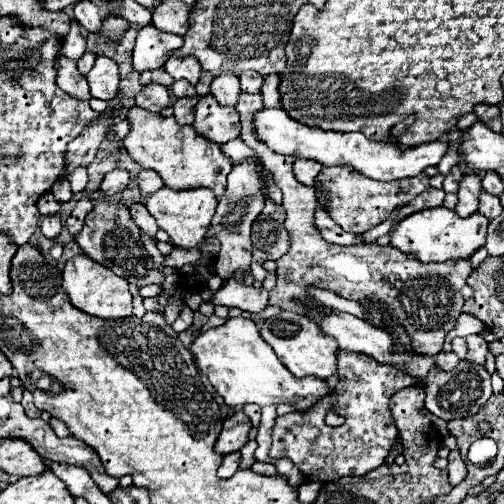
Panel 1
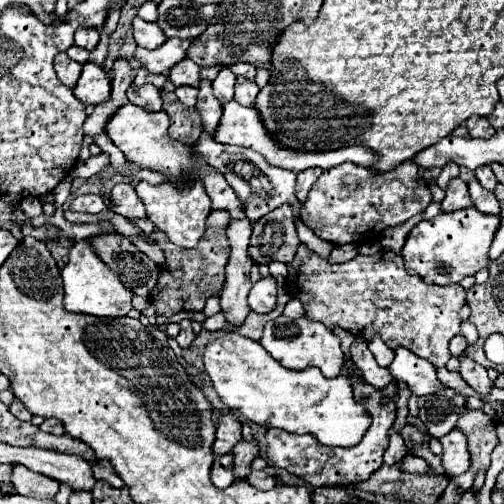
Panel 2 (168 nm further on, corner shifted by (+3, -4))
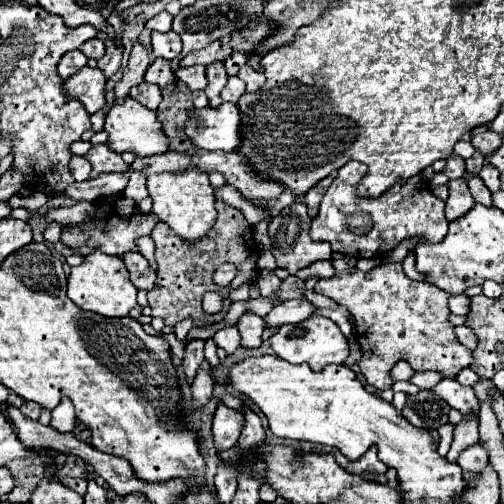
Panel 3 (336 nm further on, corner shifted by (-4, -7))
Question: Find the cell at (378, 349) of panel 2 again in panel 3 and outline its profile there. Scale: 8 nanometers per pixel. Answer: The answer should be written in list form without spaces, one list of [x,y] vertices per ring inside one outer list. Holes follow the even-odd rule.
[[[399,361],[395,367],[393,367],[393,371],[391,371],[391,377],[393,377],[393,381],[409,381],[411,377],[413,377],[413,369],[411,369],[411,365],[407,363],[407,361]]]

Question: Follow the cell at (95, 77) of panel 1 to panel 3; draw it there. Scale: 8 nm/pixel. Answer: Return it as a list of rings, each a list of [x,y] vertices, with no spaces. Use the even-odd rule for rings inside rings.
[[[83,67],[75,75],[63,81],[63,93],[71,99],[81,101],[85,111],[93,115],[95,111],[103,109],[107,99],[105,99],[105,77],[101,69],[91,69]]]

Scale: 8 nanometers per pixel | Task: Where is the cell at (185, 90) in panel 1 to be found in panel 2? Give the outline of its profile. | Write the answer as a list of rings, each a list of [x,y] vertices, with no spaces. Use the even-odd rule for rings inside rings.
[[[182,86],[182,88],[176,88],[176,96],[182,104],[186,106],[194,106],[196,104],[196,96],[198,96],[198,88],[190,88],[190,86]]]

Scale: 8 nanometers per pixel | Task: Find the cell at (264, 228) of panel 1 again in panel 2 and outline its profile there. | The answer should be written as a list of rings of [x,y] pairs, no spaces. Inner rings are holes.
[[[280,206],[254,222],[250,238],[250,258],[256,264],[290,262],[296,254],[300,240],[294,226],[294,214],[290,206]]]

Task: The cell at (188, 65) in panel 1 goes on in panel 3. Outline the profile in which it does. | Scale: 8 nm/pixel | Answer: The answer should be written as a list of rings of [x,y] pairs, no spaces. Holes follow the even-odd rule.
[[[193,65],[193,67],[179,67],[175,71],[177,79],[187,83],[191,91],[195,89],[205,89],[207,87],[207,77],[205,77],[205,67],[203,65]]]

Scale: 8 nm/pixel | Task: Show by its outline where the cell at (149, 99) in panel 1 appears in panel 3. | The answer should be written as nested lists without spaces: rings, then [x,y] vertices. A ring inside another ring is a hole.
[[[141,83],[137,87],[131,89],[129,93],[133,99],[137,99],[141,105],[145,105],[147,109],[157,109],[161,103],[161,89],[157,85],[149,85],[149,83]]]

